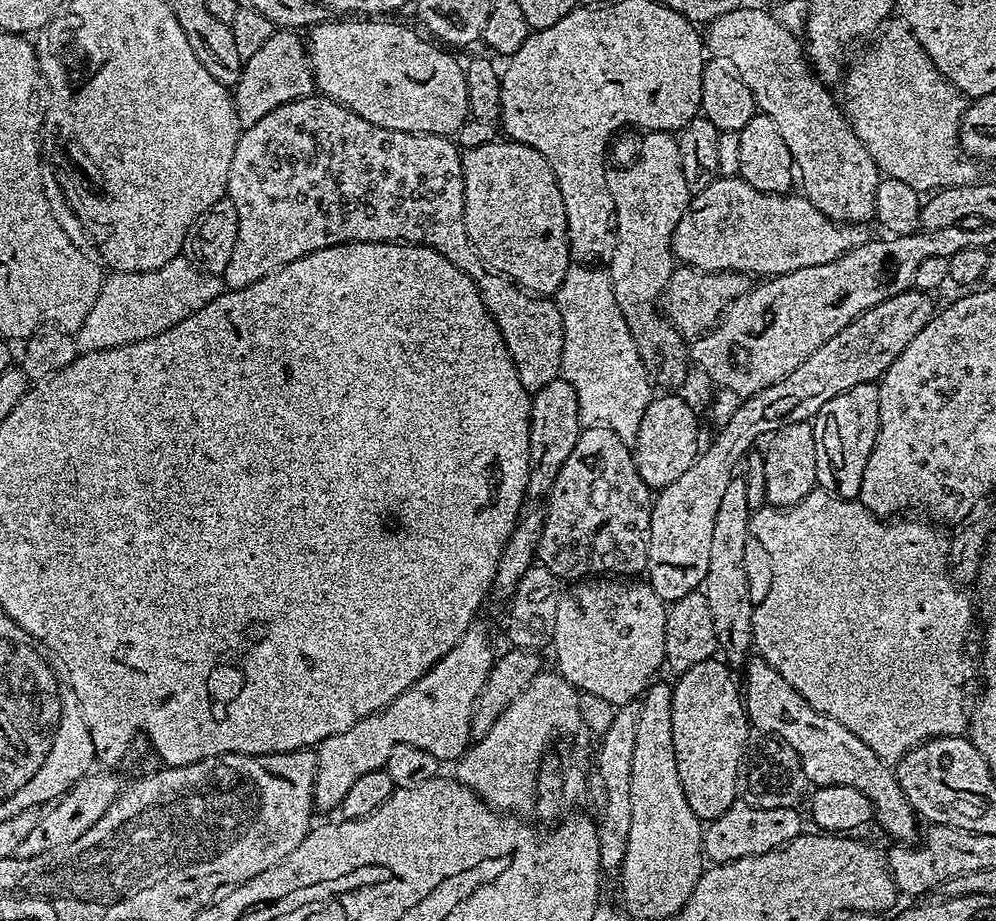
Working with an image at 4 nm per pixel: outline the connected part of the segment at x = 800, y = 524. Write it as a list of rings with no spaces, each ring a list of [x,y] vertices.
[[[814,490],[810,494],[806,494],[806,498],[802,498],[802,502],[798,502],[793,508],[765,506],[755,509],[748,523],[748,531],[751,539],[762,542],[766,554],[770,554],[770,571],[773,575],[770,578],[770,594],[766,594],[766,598],[762,598],[762,602],[755,605],[752,610],[752,642],[755,651],[758,653],[759,659],[765,660],[771,668],[778,670],[778,674],[782,674],[782,678],[786,678],[786,682],[790,682],[790,686],[794,686],[794,690],[798,690],[798,694],[802,694],[802,698],[806,698],[806,702],[815,712],[821,712],[834,718],[834,722],[842,722],[842,726],[846,726],[846,730],[850,730],[850,734],[862,738],[862,742],[866,742],[866,746],[870,746],[870,750],[874,750],[874,754],[878,754],[878,758],[882,758],[890,766],[895,765],[896,761],[902,759],[917,744],[923,744],[925,740],[930,740],[933,736],[965,735],[970,712],[966,704],[964,708],[964,691],[967,690],[968,683],[972,680],[972,660],[968,657],[968,652],[964,647],[968,644],[968,631],[972,628],[972,616],[974,620],[974,600],[960,595],[958,592],[953,592],[953,588],[949,586],[945,576],[940,576],[940,556],[936,556],[936,544],[928,544],[928,548],[924,548],[924,528],[919,527],[914,518],[912,518],[912,532],[908,532],[908,518],[896,518],[891,522],[885,522],[883,519],[873,516],[870,509],[863,508],[859,499],[840,500],[837,496],[831,496],[823,490]]]

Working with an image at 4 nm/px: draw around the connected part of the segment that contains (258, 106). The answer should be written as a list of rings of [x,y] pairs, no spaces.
[[[276,30],[249,60],[243,61],[240,81],[234,86],[236,113],[244,128],[254,126],[258,118],[266,118],[278,106],[286,102],[299,100],[301,96],[310,96],[314,92],[312,65],[305,41],[299,40],[292,30]]]

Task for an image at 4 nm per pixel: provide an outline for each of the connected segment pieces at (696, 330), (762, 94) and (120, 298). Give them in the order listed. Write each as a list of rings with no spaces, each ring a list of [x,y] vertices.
[[[687,266],[673,267],[672,277],[664,288],[662,315],[681,336],[695,338],[716,327],[724,309],[728,308],[746,290],[745,273],[698,272]]]
[[[741,6],[730,10],[730,14],[722,14],[718,18],[708,21],[706,31],[703,33],[702,39],[707,55],[713,60],[718,58],[726,58],[730,62],[734,62],[734,66],[738,70],[738,74],[742,78],[742,82],[746,82],[746,86],[750,86],[750,94],[754,94],[757,109],[763,115],[768,116],[774,121],[774,126],[778,126],[778,134],[782,134],[786,146],[790,150],[794,161],[795,171],[798,173],[798,184],[801,184],[802,194],[808,201],[818,210],[822,210],[822,214],[826,214],[826,218],[837,220],[839,224],[868,224],[876,215],[876,191],[882,179],[880,167],[874,162],[874,158],[870,158],[870,150],[866,150],[866,146],[858,138],[858,134],[854,129],[846,115],[845,109],[836,105],[836,100],[831,96],[829,85],[825,84],[819,76],[816,75],[811,64],[808,63],[805,45],[802,43],[801,37],[797,35],[793,29],[788,28],[785,24],[776,21],[775,15],[771,11],[763,12],[760,8],[747,8]]]
[[[182,254],[166,262],[166,266],[158,270],[112,272],[103,277],[100,293],[96,295],[94,306],[90,306],[90,314],[86,314],[82,326],[74,333],[76,347],[81,353],[101,352],[107,348],[117,348],[139,340],[149,340],[152,336],[162,334],[168,328],[182,322],[190,314],[202,310],[202,306],[214,302],[214,298],[218,298],[225,291],[223,275],[215,276],[209,272],[200,272]]]

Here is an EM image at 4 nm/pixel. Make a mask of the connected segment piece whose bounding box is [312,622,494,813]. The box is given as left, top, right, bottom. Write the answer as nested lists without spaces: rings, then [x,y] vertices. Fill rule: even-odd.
[[[480,622],[473,623],[466,634],[462,634],[460,642],[425,676],[418,678],[410,690],[398,694],[398,698],[382,711],[354,722],[350,730],[342,730],[342,734],[334,734],[322,741],[315,749],[313,805],[319,811],[321,808],[324,812],[335,813],[358,778],[383,769],[394,746],[419,746],[442,762],[459,760],[470,747],[474,702],[490,674],[493,659],[492,640],[487,630]]]

